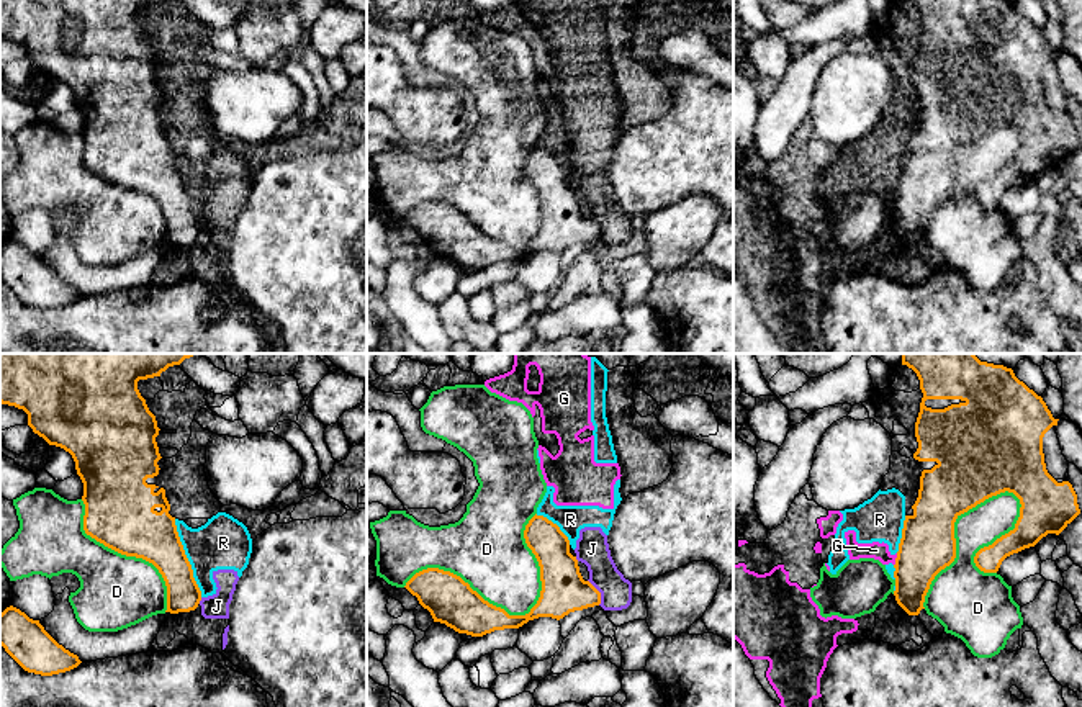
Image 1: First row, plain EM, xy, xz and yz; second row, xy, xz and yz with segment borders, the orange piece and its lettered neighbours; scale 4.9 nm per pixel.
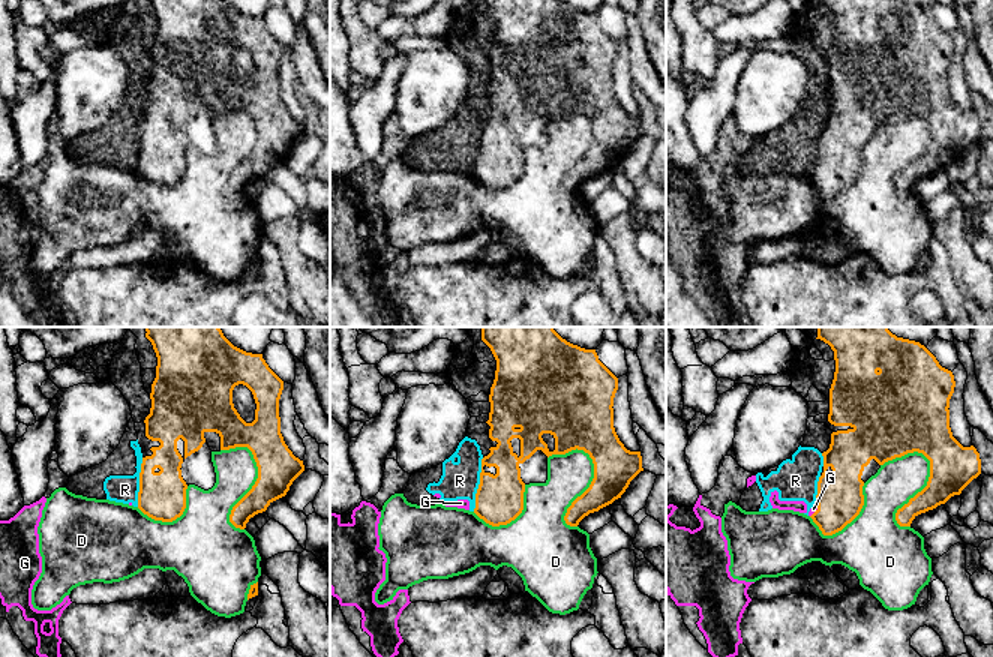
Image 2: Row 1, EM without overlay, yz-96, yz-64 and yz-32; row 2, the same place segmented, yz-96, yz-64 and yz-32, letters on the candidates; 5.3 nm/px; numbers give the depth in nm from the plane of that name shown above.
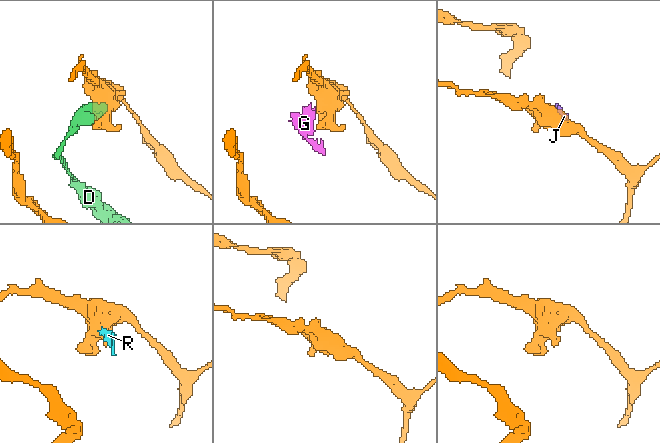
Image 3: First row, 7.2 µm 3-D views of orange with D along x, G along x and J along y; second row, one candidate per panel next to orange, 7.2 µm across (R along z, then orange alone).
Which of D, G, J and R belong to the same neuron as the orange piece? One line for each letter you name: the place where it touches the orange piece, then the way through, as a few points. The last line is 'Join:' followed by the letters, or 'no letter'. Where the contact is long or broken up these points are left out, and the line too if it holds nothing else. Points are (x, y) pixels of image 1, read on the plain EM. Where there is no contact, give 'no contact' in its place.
Join: no letter

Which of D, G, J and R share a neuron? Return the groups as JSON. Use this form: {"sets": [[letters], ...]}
{"sets": [["D"], ["G", "J", "R"]]}

